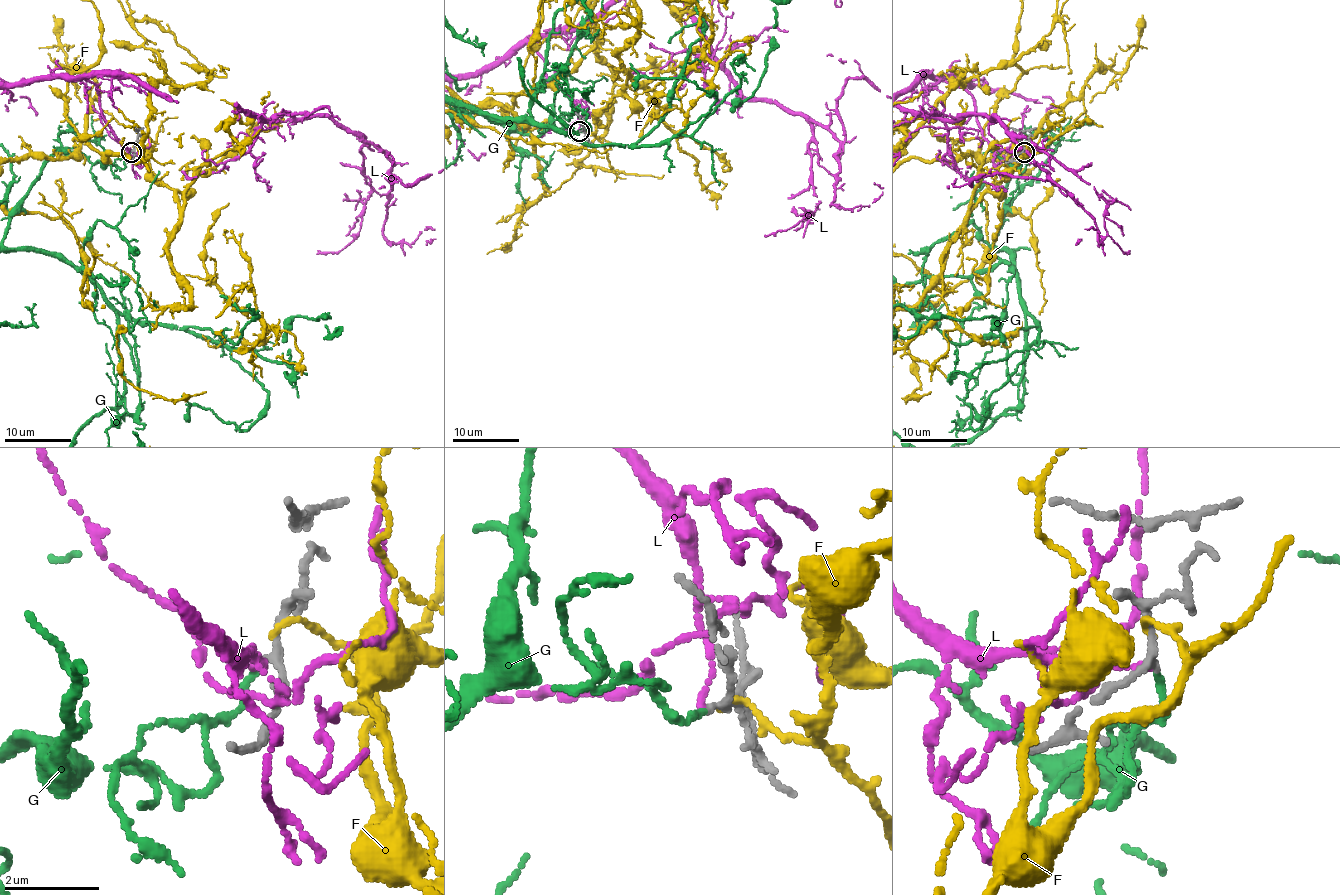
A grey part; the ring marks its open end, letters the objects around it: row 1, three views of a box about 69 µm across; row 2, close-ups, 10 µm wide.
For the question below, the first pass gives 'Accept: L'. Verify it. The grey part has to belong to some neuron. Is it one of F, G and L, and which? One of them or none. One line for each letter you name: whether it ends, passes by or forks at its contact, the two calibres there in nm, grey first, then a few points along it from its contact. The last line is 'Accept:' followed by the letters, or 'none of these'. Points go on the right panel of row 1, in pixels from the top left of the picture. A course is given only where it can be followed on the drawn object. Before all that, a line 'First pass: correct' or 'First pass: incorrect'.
First pass: incorrect
G: it ends | 130/120 nm
Accept: G

